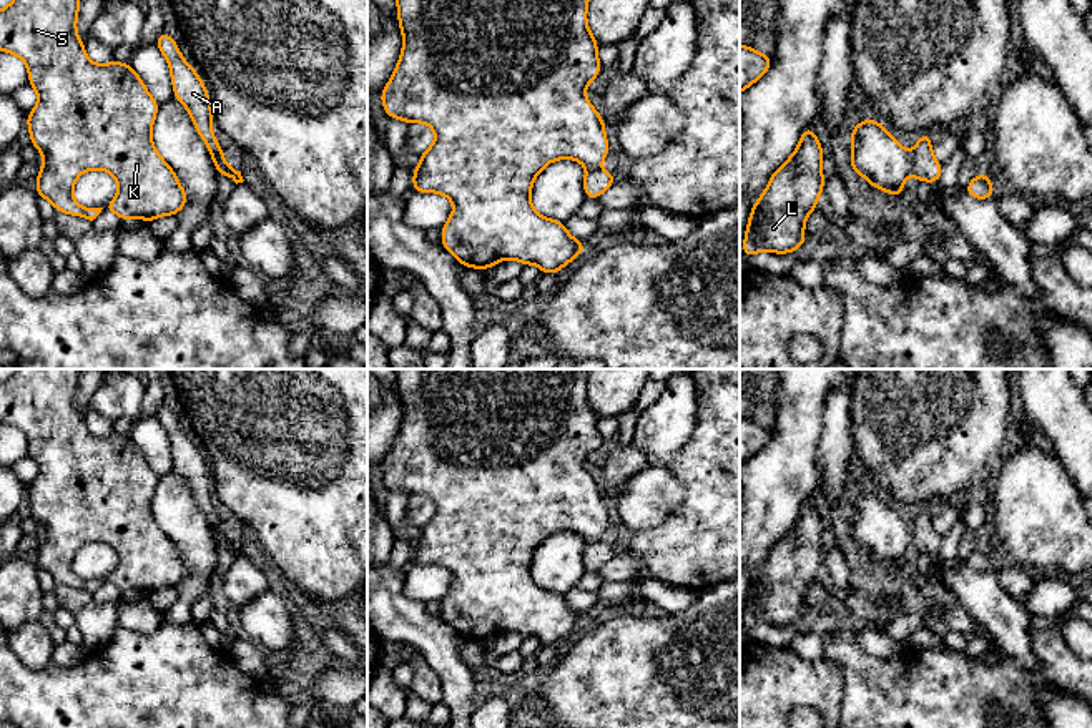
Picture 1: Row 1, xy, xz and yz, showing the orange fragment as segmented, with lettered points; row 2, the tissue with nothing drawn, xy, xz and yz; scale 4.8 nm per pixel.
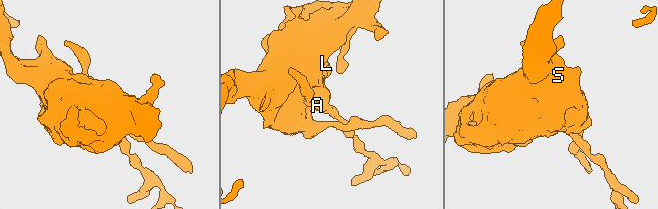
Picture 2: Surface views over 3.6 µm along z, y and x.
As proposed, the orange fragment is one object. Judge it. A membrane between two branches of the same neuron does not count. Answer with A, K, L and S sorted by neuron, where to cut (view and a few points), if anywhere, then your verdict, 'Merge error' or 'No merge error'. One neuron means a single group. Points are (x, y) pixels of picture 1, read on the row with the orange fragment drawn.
Groups: A / K L S. Split along yz (910, 158), (911, 172). Merge error

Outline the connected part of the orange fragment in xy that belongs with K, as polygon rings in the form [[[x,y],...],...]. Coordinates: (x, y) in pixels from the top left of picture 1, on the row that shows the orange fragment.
[[[12,0],[0,10],[0,50],[22,58],[28,68],[28,83],[38,93],[38,103],[27,115],[30,145],[43,155],[37,176],[37,194],[47,198],[57,211],[93,221],[103,208],[83,208],[71,193],[83,171],[103,170],[115,176],[118,194],[105,206],[121,221],[140,218],[146,223],[168,214],[178,214],[186,204],[186,191],[171,166],[153,145],[151,128],[160,105],[146,90],[140,75],[130,66],[111,60],[106,65],[93,63],[76,35],[76,17],[81,0]]]

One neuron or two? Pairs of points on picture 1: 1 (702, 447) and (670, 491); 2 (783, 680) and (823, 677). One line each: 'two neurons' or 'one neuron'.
1: two neurons
2: one neuron

